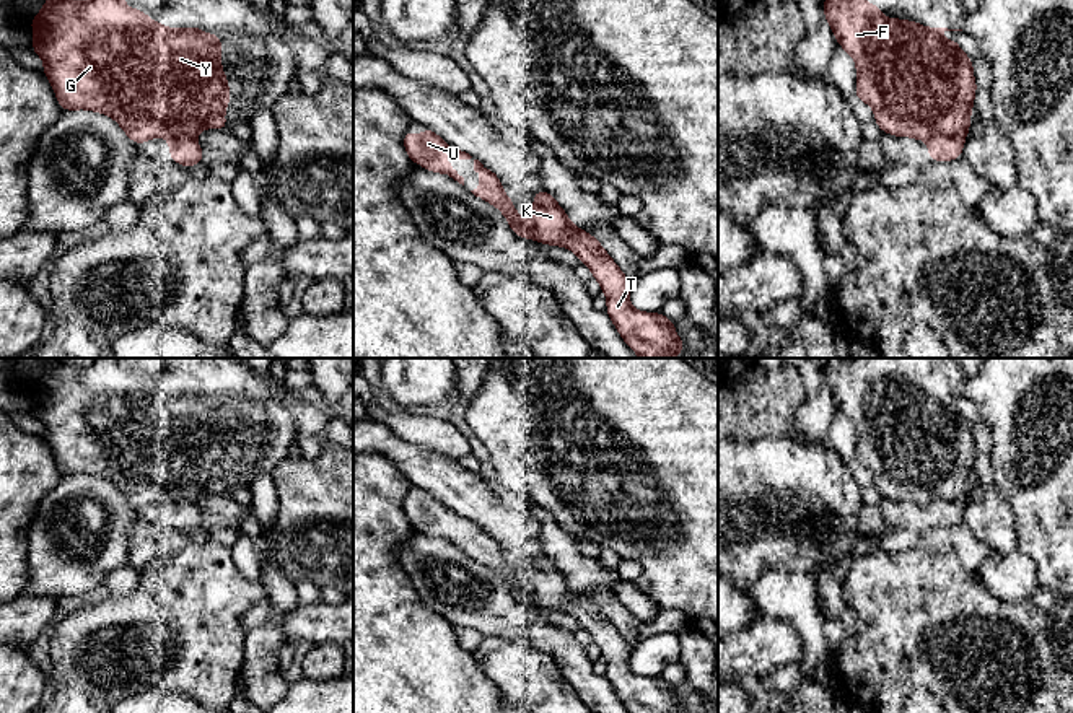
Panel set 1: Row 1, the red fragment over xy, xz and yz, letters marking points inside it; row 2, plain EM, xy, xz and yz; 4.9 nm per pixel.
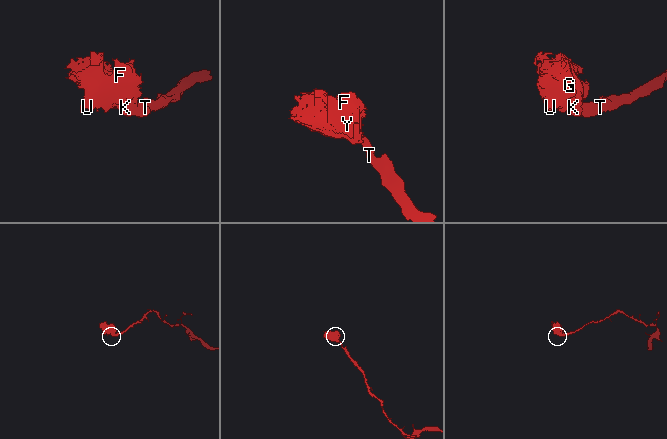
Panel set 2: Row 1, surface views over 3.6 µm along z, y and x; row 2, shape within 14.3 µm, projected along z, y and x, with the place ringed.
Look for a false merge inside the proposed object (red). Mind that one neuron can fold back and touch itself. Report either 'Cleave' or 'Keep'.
Cleave

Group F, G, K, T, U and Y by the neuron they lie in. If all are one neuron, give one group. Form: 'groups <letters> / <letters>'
groups F G U Y / K T

